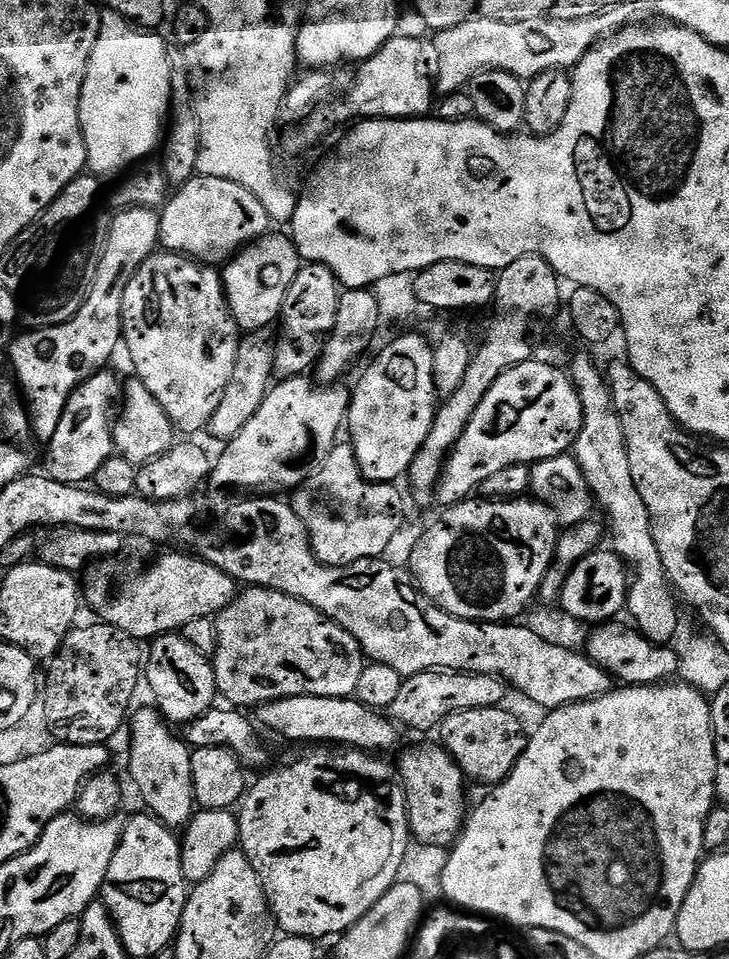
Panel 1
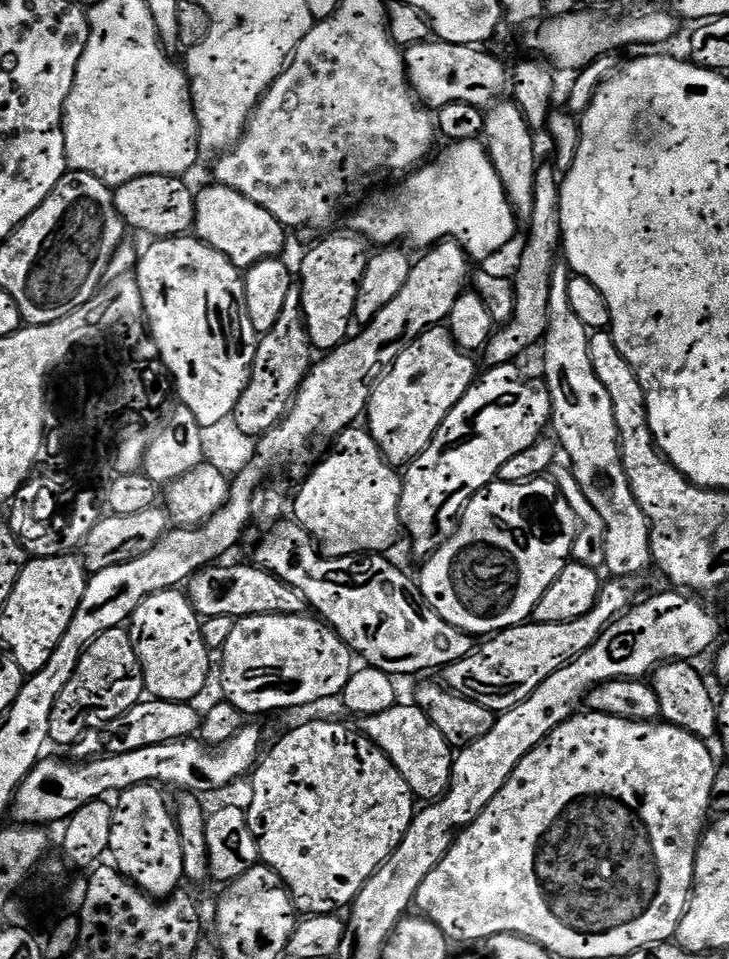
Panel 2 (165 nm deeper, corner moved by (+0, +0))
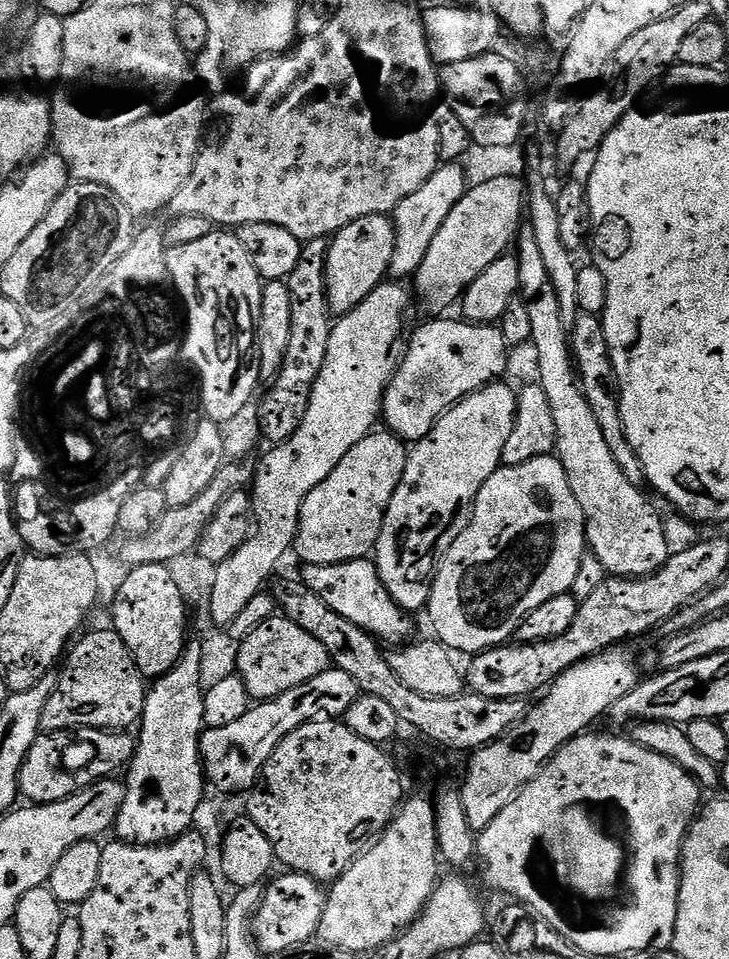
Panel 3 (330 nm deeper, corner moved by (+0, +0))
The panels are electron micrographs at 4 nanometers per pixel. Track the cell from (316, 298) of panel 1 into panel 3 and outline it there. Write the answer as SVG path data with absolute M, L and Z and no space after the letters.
M367 216L350 222L341 232L331 237L326 253L326 298L333 317L345 316L358 306L372 291L385 283L390 258L394 258L396 227L388 216Z

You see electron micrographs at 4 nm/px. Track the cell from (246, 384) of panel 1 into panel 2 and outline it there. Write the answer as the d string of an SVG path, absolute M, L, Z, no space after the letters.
M294 290L286 294L286 306L282 306L282 314L274 324L274 330L259 337L250 382L246 390L242 390L242 398L238 398L234 413L238 430L247 436L259 438L278 426L292 407L296 392L307 378L313 363L314 349L304 321L304 312L300 308L300 293Z

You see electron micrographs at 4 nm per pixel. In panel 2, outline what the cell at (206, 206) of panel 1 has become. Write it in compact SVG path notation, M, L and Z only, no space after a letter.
M212 182L209 188L196 192L195 235L204 243L218 250L236 268L247 270L263 260L275 260L284 248L286 229L283 224L270 214L270 210L262 210L258 202L250 202L238 190L230 190L226 186Z

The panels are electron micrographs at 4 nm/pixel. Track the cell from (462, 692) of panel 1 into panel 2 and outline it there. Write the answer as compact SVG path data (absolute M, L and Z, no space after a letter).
M612 578L609 581L609 584L607 581L601 587L594 606L589 612L582 614L582 618L574 618L570 622L546 622L545 624L525 622L513 628L507 628L506 630L495 633L491 638L485 639L481 643L484 645L481 648L479 645L471 656L462 658L458 662L454 662L443 669L443 683L451 691L455 692L456 695L478 702L497 714L509 712L514 706L526 702L534 694L534 690L538 690L538 686L542 682L546 682L546 678L550 678L550 674L562 670L562 666L566 666L571 660L578 658L586 650L590 650L590 646L594 646L594 642L598 642L601 634L619 616L624 615L633 601L637 599L636 592L628 585L631 583L627 579Z

